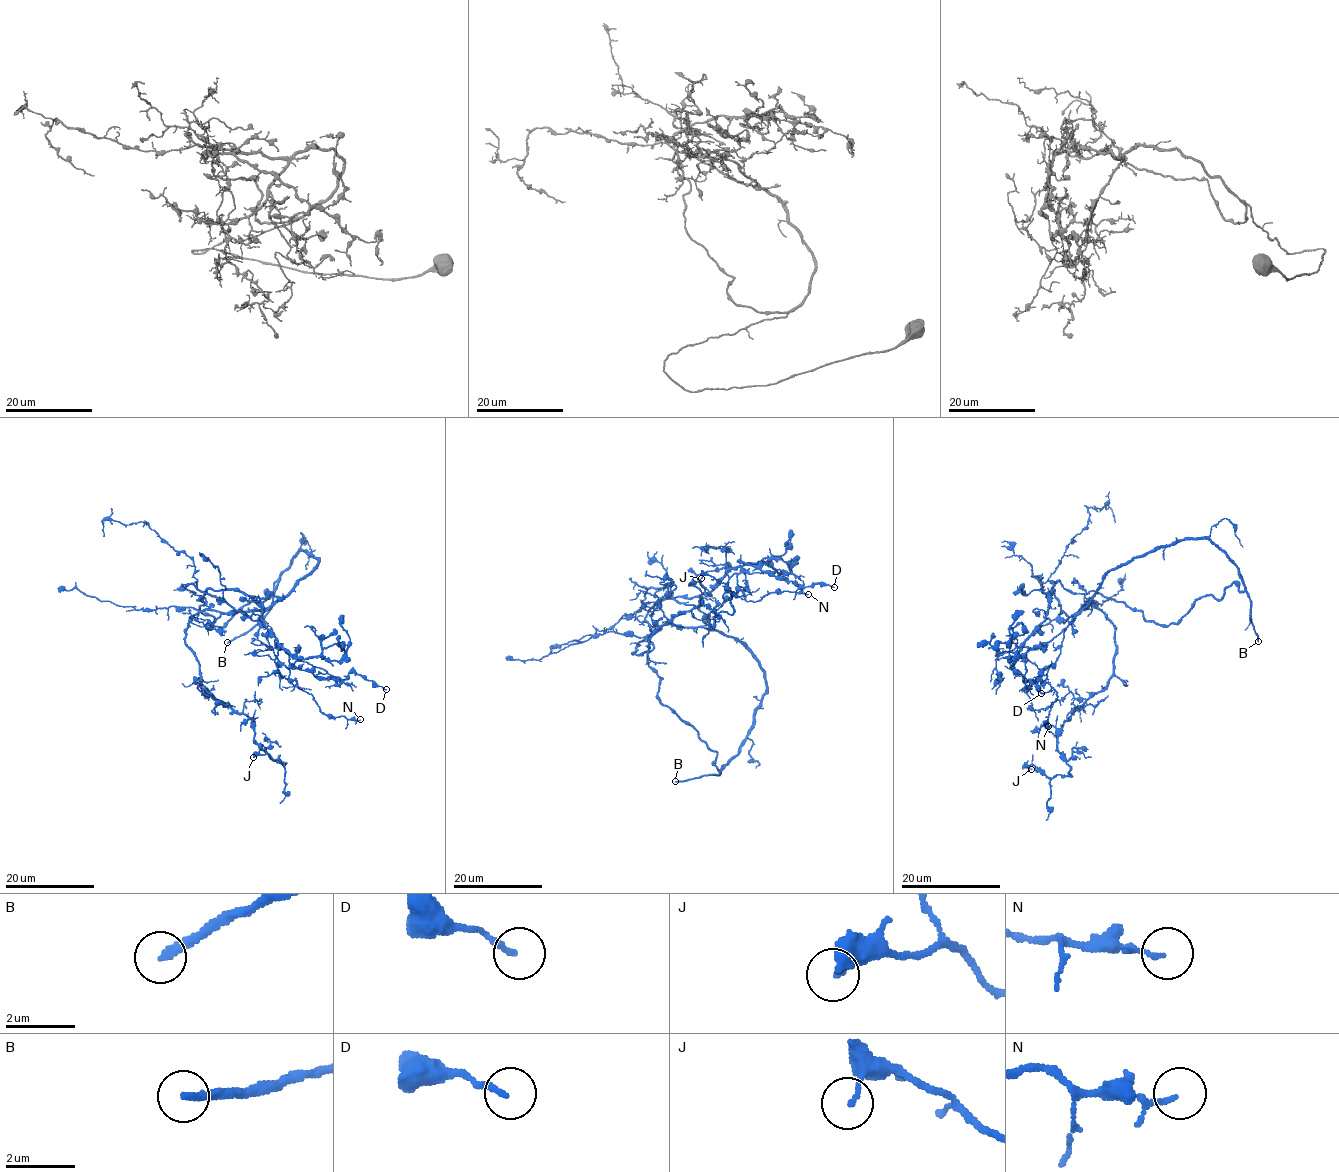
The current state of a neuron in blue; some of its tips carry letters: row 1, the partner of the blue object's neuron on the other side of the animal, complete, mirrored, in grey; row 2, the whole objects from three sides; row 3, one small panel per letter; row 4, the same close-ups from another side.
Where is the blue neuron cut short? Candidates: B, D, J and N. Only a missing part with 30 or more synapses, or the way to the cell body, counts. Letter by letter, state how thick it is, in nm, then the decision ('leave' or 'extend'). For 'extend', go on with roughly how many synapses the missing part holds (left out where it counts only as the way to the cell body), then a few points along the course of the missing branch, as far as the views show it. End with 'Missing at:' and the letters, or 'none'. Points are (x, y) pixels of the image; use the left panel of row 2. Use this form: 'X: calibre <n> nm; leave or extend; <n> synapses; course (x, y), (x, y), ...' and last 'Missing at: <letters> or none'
B: calibre 240 nm; extend; 100 synapses; course (227, 642), (213, 666), (236, 747), (218, 760), (363, 750)
D: calibre 160 nm; leave
J: calibre 100 nm; leave
N: calibre 80 nm; leave
Missing at: B

